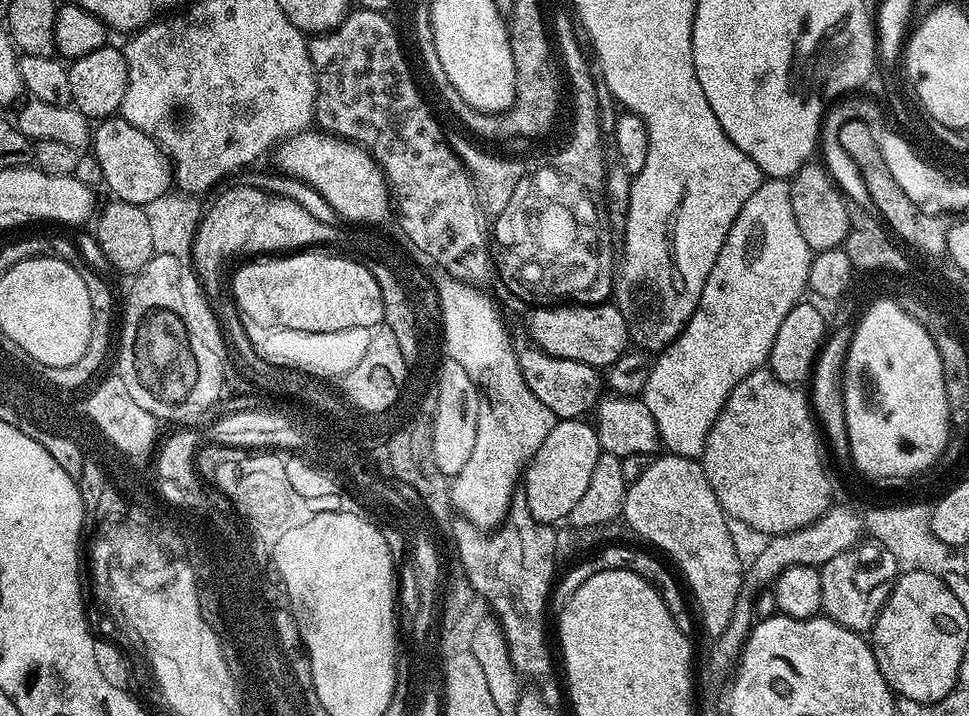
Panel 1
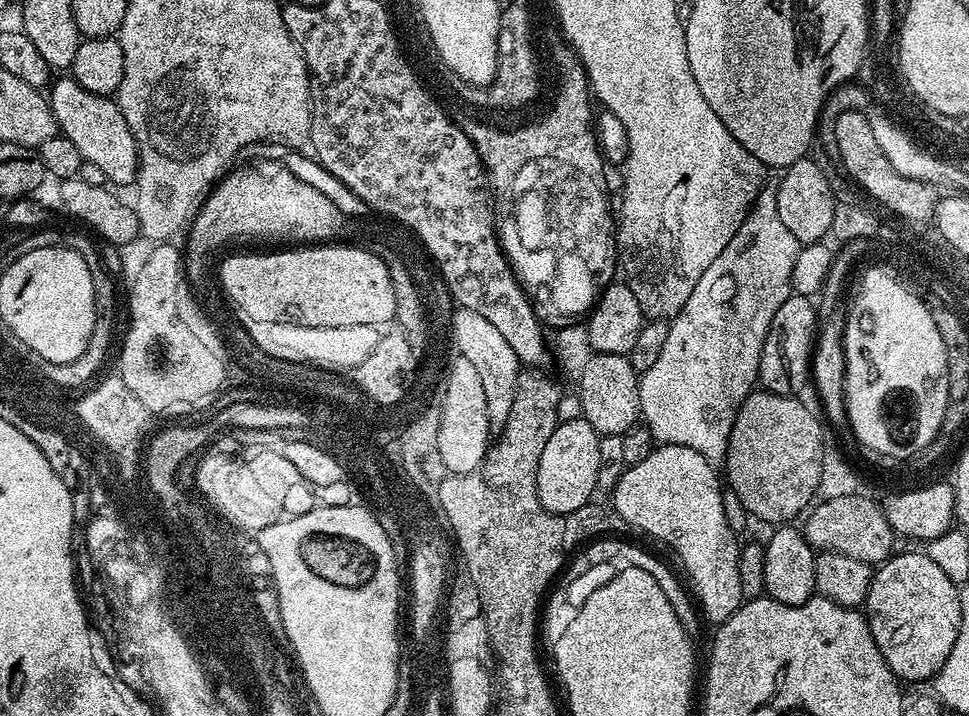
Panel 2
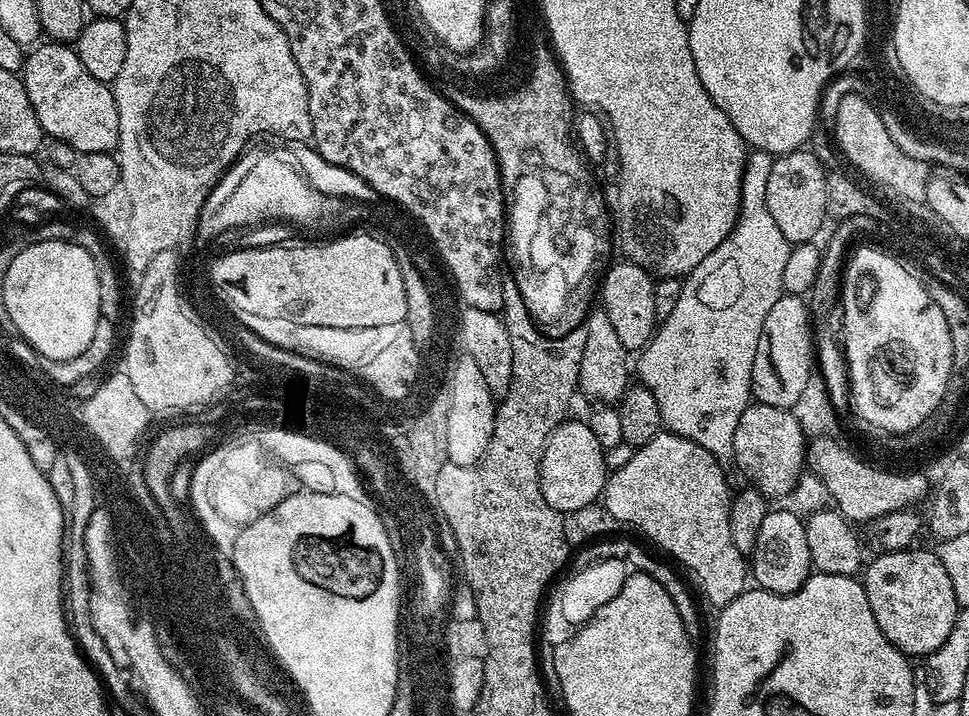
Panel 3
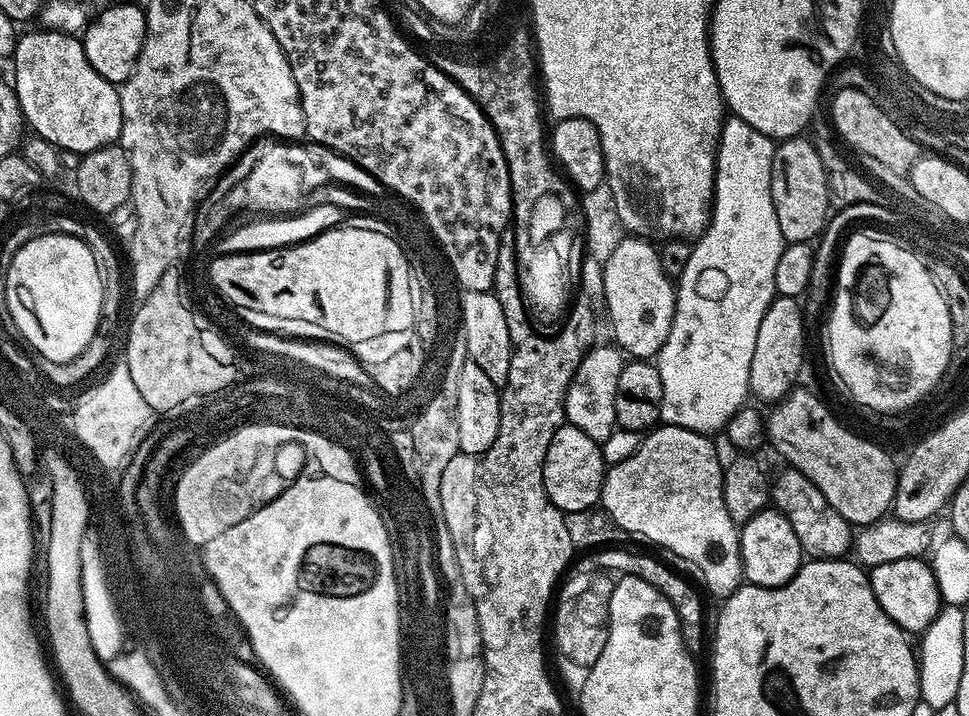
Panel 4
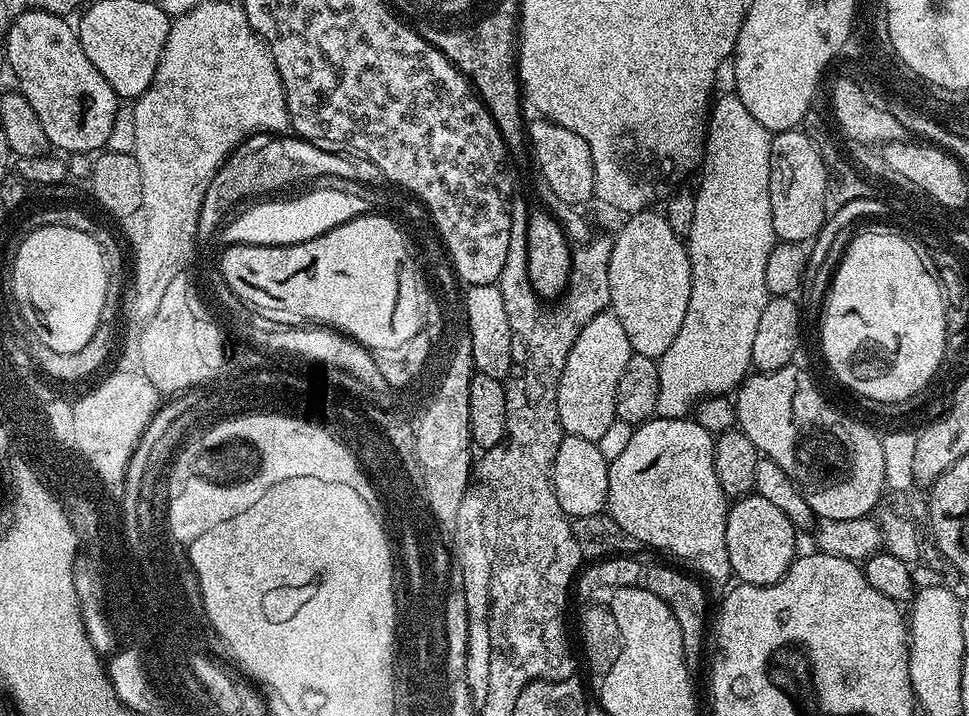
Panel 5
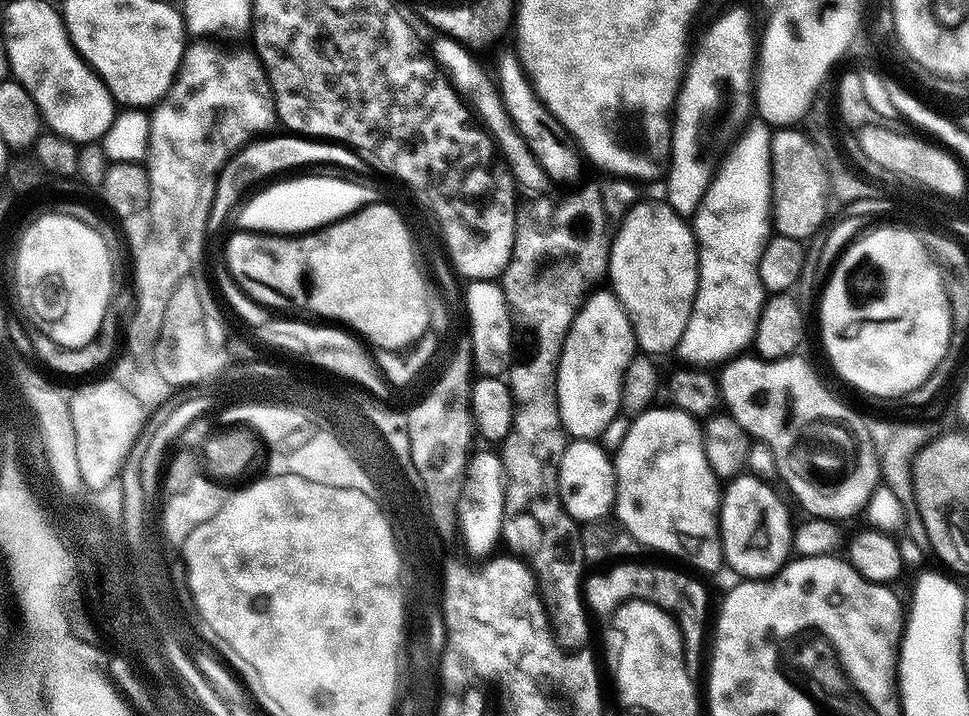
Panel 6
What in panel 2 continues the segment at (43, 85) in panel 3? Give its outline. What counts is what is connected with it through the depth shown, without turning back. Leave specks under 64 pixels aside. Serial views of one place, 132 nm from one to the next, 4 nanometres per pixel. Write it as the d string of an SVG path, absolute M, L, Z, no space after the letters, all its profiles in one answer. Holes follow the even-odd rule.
M56 78L51 81L46 99L52 107L59 135L74 142L82 160L99 166L102 174L106 174L109 185L131 185L135 181L140 162L140 156L136 152L136 139L134 134L130 134L130 126L126 126L126 118L122 118L122 110L112 96L90 94L90 90L78 86L74 79Z

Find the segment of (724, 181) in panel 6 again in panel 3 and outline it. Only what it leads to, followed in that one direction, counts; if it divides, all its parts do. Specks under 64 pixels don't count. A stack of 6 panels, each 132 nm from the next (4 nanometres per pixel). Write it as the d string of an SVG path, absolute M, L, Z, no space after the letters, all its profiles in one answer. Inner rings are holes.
M752 150L747 153L736 228L725 238L722 246L718 246L718 250L706 254L700 265L688 273L674 310L670 310L668 317L639 353L638 380L647 386L650 394L654 394L661 425L674 435L702 446L702 450L710 450L717 462L725 466L731 465L734 460L734 430L738 430L738 418L742 418L752 400L752 371L758 338L762 338L766 314L770 314L774 302L785 295L782 269L793 247L782 230L778 230L770 210L766 210L766 178L770 178L773 159L770 152Z

